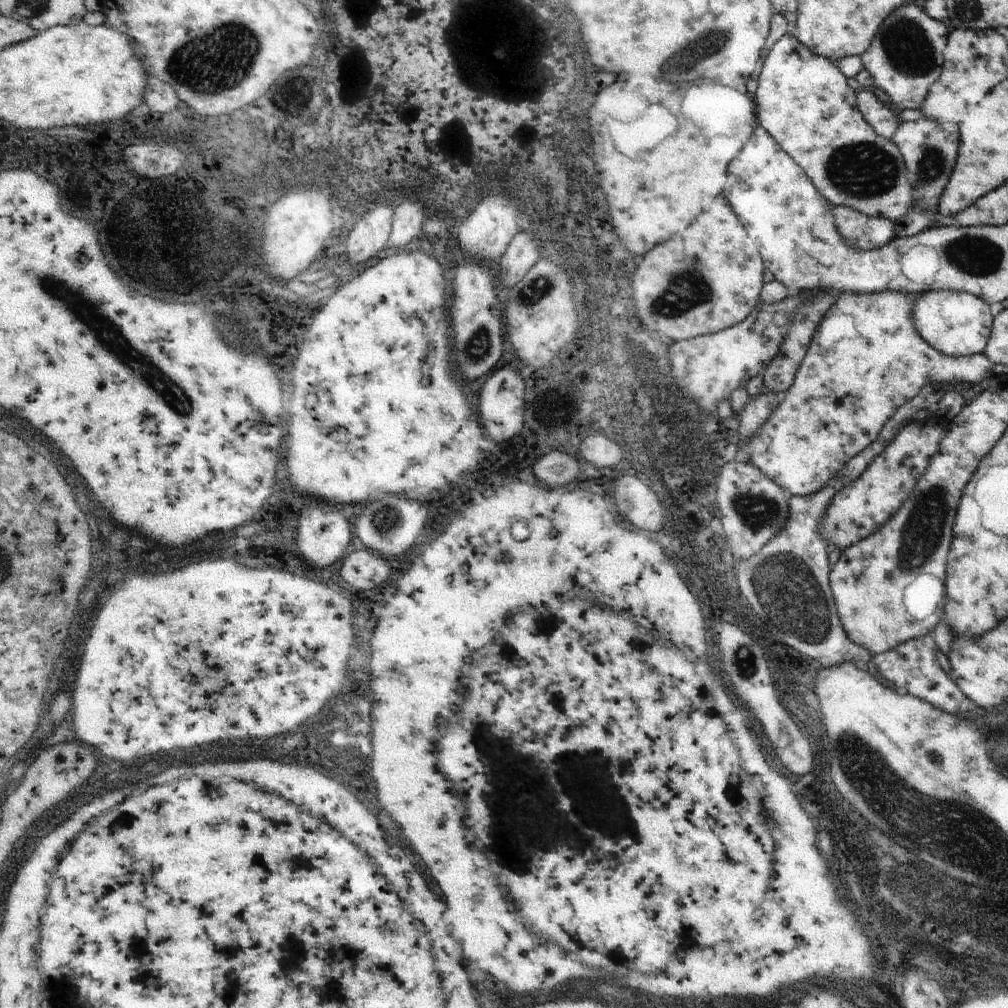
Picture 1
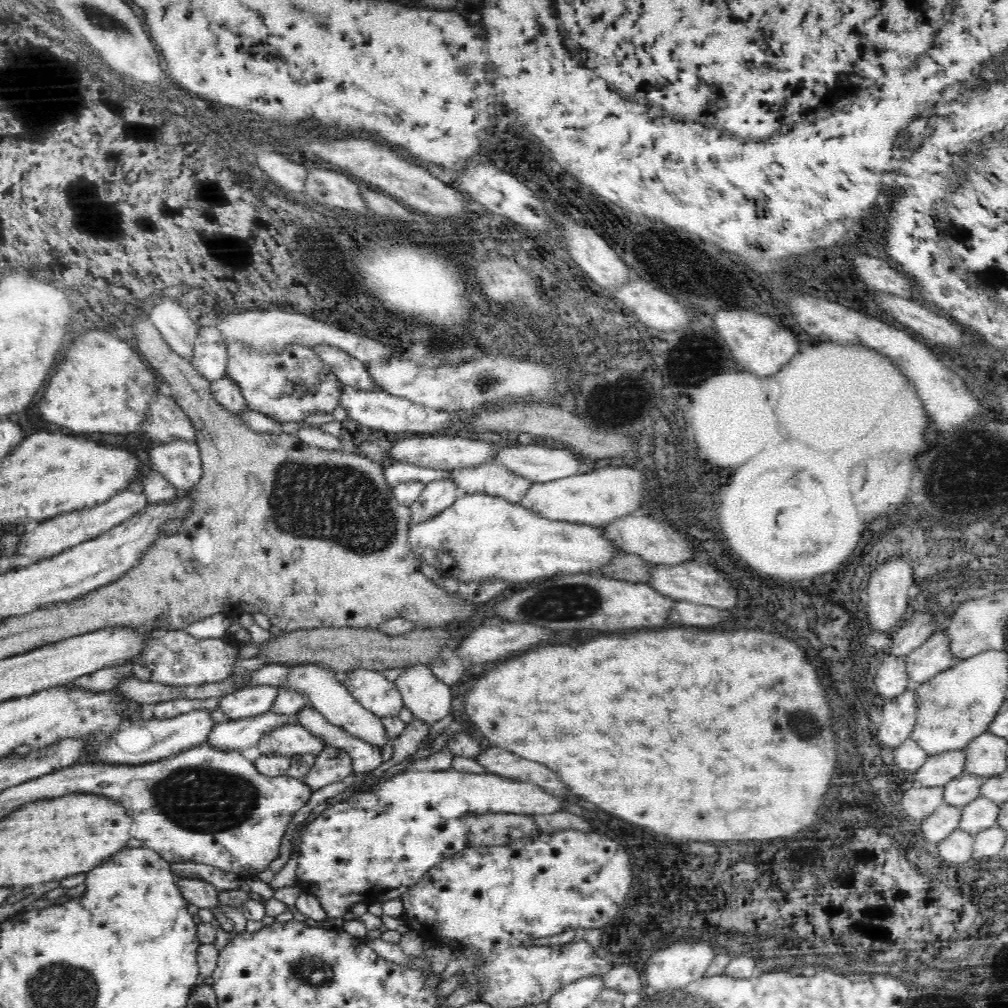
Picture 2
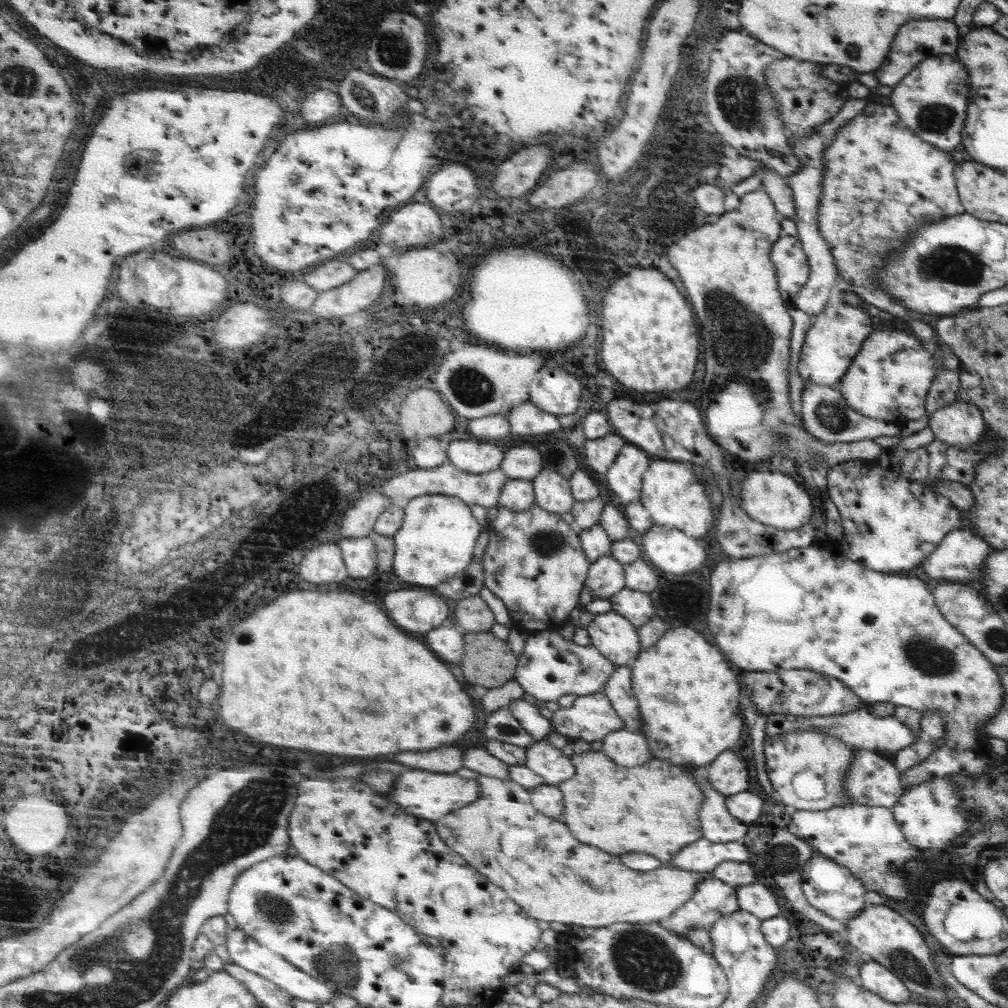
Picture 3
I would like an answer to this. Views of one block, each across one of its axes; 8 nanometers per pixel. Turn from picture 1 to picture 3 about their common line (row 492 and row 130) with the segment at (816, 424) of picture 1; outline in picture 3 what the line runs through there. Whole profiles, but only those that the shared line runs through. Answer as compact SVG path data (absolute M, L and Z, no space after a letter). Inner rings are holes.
M783 58L773 64L769 64L763 70L765 86L771 90L773 98L779 104L779 120L785 126L787 136L791 138L805 138L811 132L815 132L817 126L833 120L833 116L839 112L839 108L849 100L847 88L849 84L833 84L821 76L819 64Z

